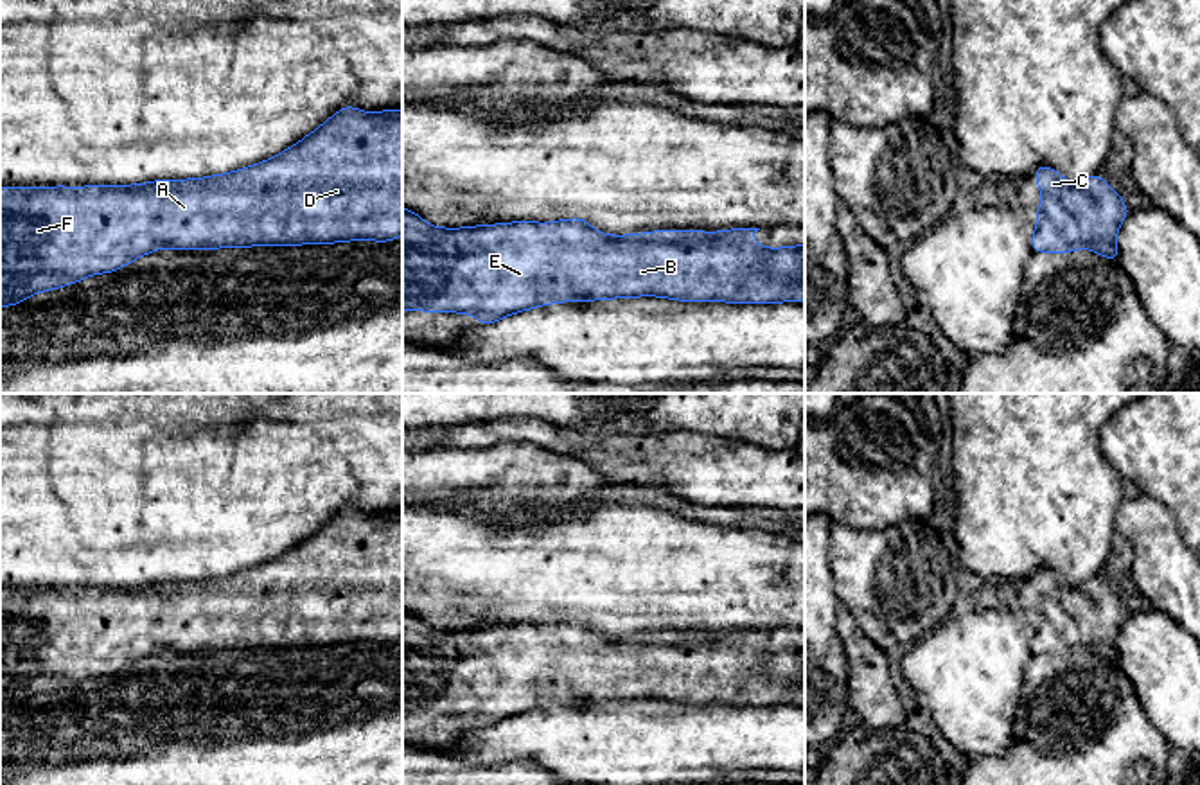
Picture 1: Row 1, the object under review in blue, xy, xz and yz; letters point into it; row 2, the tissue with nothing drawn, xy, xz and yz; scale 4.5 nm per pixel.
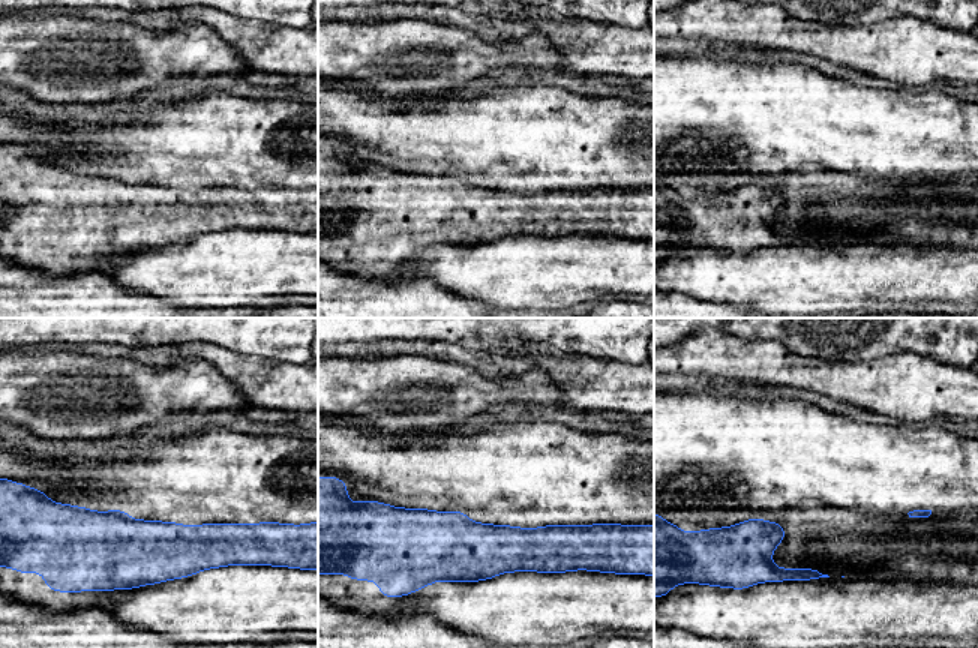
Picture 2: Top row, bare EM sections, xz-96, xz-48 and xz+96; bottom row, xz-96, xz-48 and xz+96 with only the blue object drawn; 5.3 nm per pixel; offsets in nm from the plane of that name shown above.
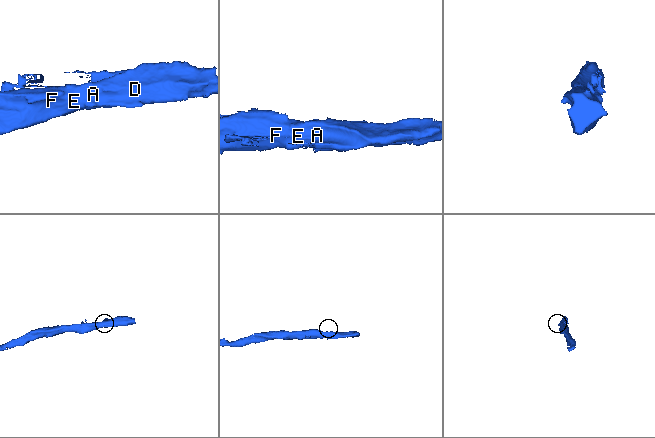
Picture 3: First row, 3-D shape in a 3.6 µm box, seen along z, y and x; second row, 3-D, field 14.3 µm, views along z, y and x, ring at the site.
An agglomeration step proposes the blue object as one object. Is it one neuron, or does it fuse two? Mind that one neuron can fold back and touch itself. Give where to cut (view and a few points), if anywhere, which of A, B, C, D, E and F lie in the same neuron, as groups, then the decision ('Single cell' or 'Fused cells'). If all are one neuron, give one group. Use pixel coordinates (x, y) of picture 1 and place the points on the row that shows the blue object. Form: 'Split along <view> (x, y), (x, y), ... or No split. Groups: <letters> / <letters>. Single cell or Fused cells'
No split. Groups: A B C D E F. Single cell

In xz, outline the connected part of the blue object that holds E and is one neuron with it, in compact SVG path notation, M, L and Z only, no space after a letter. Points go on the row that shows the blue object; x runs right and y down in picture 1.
M402 207L402 311L469 313L481 325L487 325L508 314L555 302L631 296L731 304L805 302L805 244L771 250L753 243L753 234L758 230L657 230L634 235L605 235L582 217L546 225L517 221L469 228L435 228Z

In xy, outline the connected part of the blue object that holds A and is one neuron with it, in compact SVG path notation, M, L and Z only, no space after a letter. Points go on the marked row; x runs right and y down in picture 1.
M343 106L316 131L280 154L228 172L196 180L158 180L140 185L68 185L49 189L0 187L0 307L40 291L110 273L160 248L210 250L243 246L329 244L402 235L402 111L363 113Z

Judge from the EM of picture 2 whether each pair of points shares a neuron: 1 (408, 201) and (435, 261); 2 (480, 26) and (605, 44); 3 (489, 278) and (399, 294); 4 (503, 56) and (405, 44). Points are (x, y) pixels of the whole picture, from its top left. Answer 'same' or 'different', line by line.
1: different
2: same
3: different
4: same

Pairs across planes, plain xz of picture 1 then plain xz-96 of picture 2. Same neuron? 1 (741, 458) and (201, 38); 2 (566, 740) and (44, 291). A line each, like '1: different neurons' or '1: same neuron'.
1: different neurons
2: different neurons

